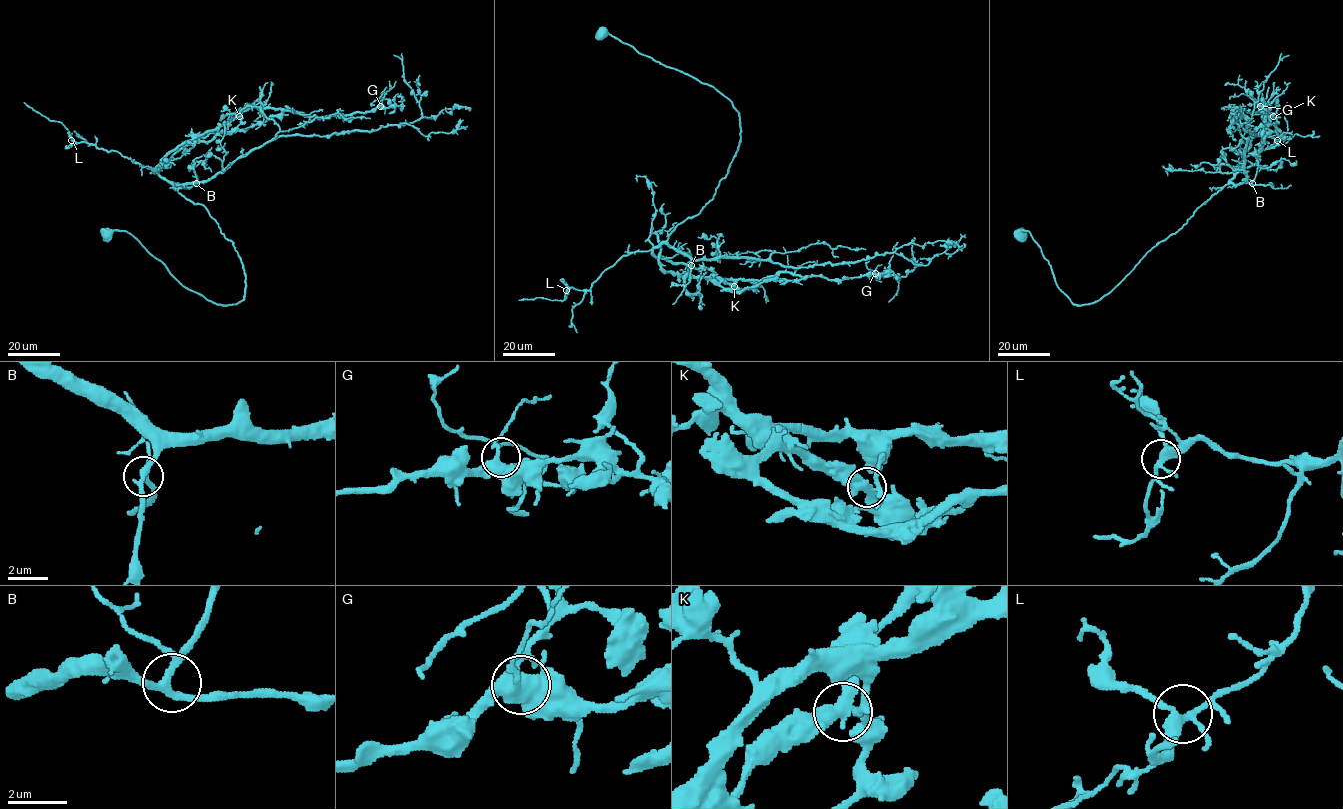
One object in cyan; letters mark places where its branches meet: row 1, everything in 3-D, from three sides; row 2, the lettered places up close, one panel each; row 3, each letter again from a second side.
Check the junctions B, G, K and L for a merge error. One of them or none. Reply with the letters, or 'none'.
K

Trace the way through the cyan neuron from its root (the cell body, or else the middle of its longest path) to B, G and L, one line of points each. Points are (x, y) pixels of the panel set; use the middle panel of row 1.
B: (602, 35), (609, 33), (714, 87), (739, 114), (740, 142), (727, 174), (714, 197), (667, 240), (691, 265)
G: (602, 35), (714, 87), (739, 114), (727, 174), (700, 212), (653, 249), (656, 256), (727, 279), (875, 273)
L: (602, 35), (716, 89), (739, 114), (740, 142), (697, 215), (649, 250), (623, 255), (589, 290), (566, 290)

